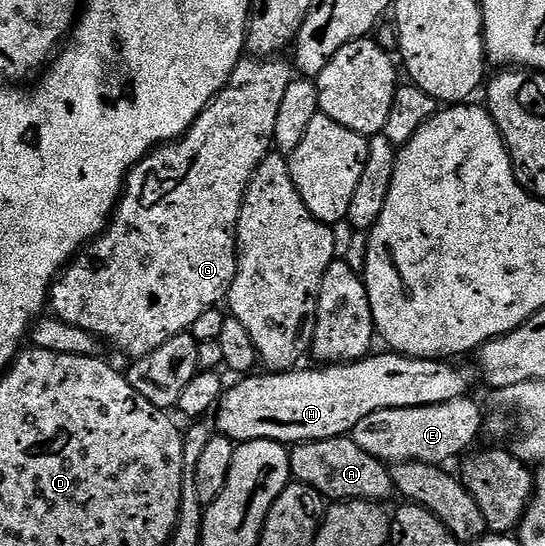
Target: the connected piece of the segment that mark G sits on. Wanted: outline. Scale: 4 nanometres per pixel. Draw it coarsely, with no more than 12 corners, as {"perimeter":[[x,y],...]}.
{"perimeter":[[243,59],[131,169],[53,316],[137,359],[227,300],[296,77]]}

